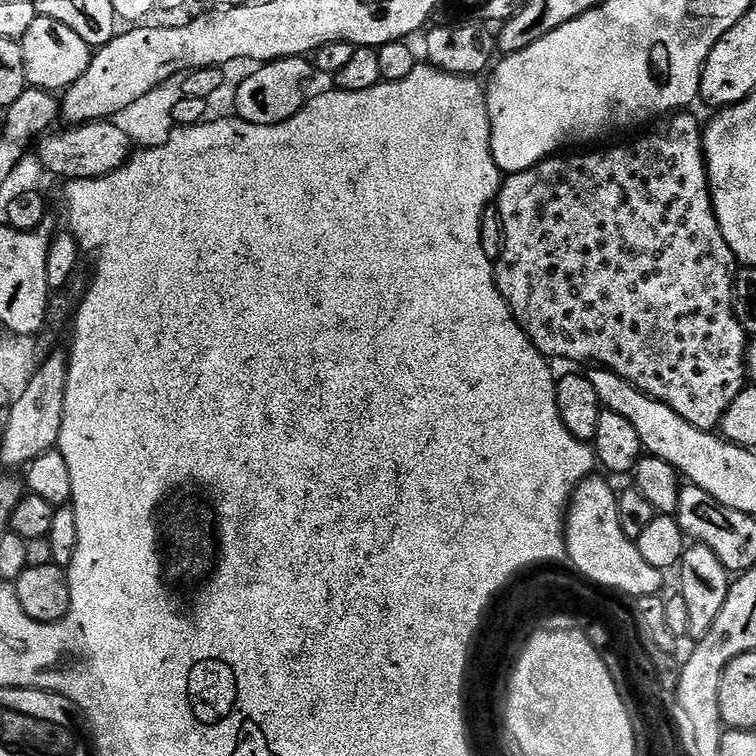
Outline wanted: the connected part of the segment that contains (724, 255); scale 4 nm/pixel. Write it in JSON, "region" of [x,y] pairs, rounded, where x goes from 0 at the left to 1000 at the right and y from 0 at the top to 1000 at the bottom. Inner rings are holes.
{"region":[[[910,146],[901,147],[898,151],[890,152],[888,157],[882,160],[882,164],[885,163],[884,169],[876,171],[874,175],[862,175],[858,180],[852,180],[848,185],[839,187],[837,190],[820,190],[816,196],[807,197],[806,201],[783,201],[788,198],[778,198],[774,200],[778,201],[774,206],[737,204],[717,213],[716,217],[708,217],[701,225],[696,225],[694,228],[679,228],[668,231],[661,246],[661,257],[653,266],[655,275],[664,283],[667,337],[663,343],[655,345],[653,358],[656,362],[656,382],[661,385],[664,394],[675,405],[675,410],[680,415],[685,431],[690,431],[690,437],[698,443],[704,456],[706,456],[726,478],[758,476],[762,481],[772,481],[779,476],[779,483],[812,489],[812,495],[828,500],[828,505],[833,505],[840,513],[849,516],[860,526],[865,526],[870,532],[886,537],[886,542],[892,542],[892,548],[897,548],[897,553],[907,553],[907,558],[913,558],[913,563],[923,563],[923,569],[929,569],[930,571],[942,571],[943,569],[951,567],[955,553],[960,548],[960,542],[966,542],[966,532],[971,532],[971,526],[976,526],[976,521],[987,512],[987,472],[989,470],[992,446],[989,440],[985,439],[984,433],[976,426],[974,411],[968,403],[968,378],[971,366],[976,358],[976,345],[974,337],[966,331],[960,315],[955,315],[955,304],[950,299],[947,279],[942,276],[942,253],[937,250],[937,221],[931,218],[929,164],[925,164],[925,161],[914,153],[915,151],[917,149]]]}

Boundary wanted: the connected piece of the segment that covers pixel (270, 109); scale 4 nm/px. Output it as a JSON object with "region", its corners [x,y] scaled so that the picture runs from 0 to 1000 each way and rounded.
{"region":[[[385,74],[372,79],[357,79],[343,86],[340,95],[333,95],[312,116],[312,148],[316,157],[340,164],[341,167],[362,167],[389,156],[403,140],[405,126],[402,120],[407,116],[407,104],[415,101],[415,90],[401,74]]]}

